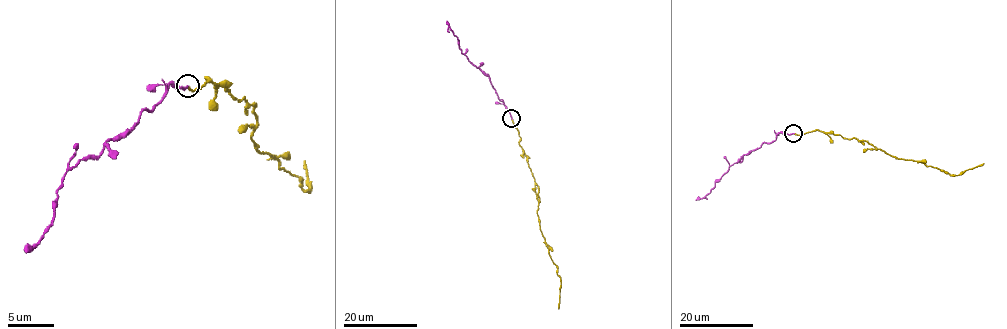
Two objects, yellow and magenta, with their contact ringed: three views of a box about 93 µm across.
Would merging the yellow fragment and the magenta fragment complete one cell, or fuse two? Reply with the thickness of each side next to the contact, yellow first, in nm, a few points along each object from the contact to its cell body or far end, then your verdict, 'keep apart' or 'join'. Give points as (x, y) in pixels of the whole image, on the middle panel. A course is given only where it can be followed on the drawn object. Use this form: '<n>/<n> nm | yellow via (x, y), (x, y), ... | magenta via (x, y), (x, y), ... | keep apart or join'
190/190 nm | yellow via (511, 118), (537, 184), (538, 218), (561, 286), (558, 309) | magenta via (511, 118), (489, 77), (459, 48), (459, 40), (447, 21) | keep apart

